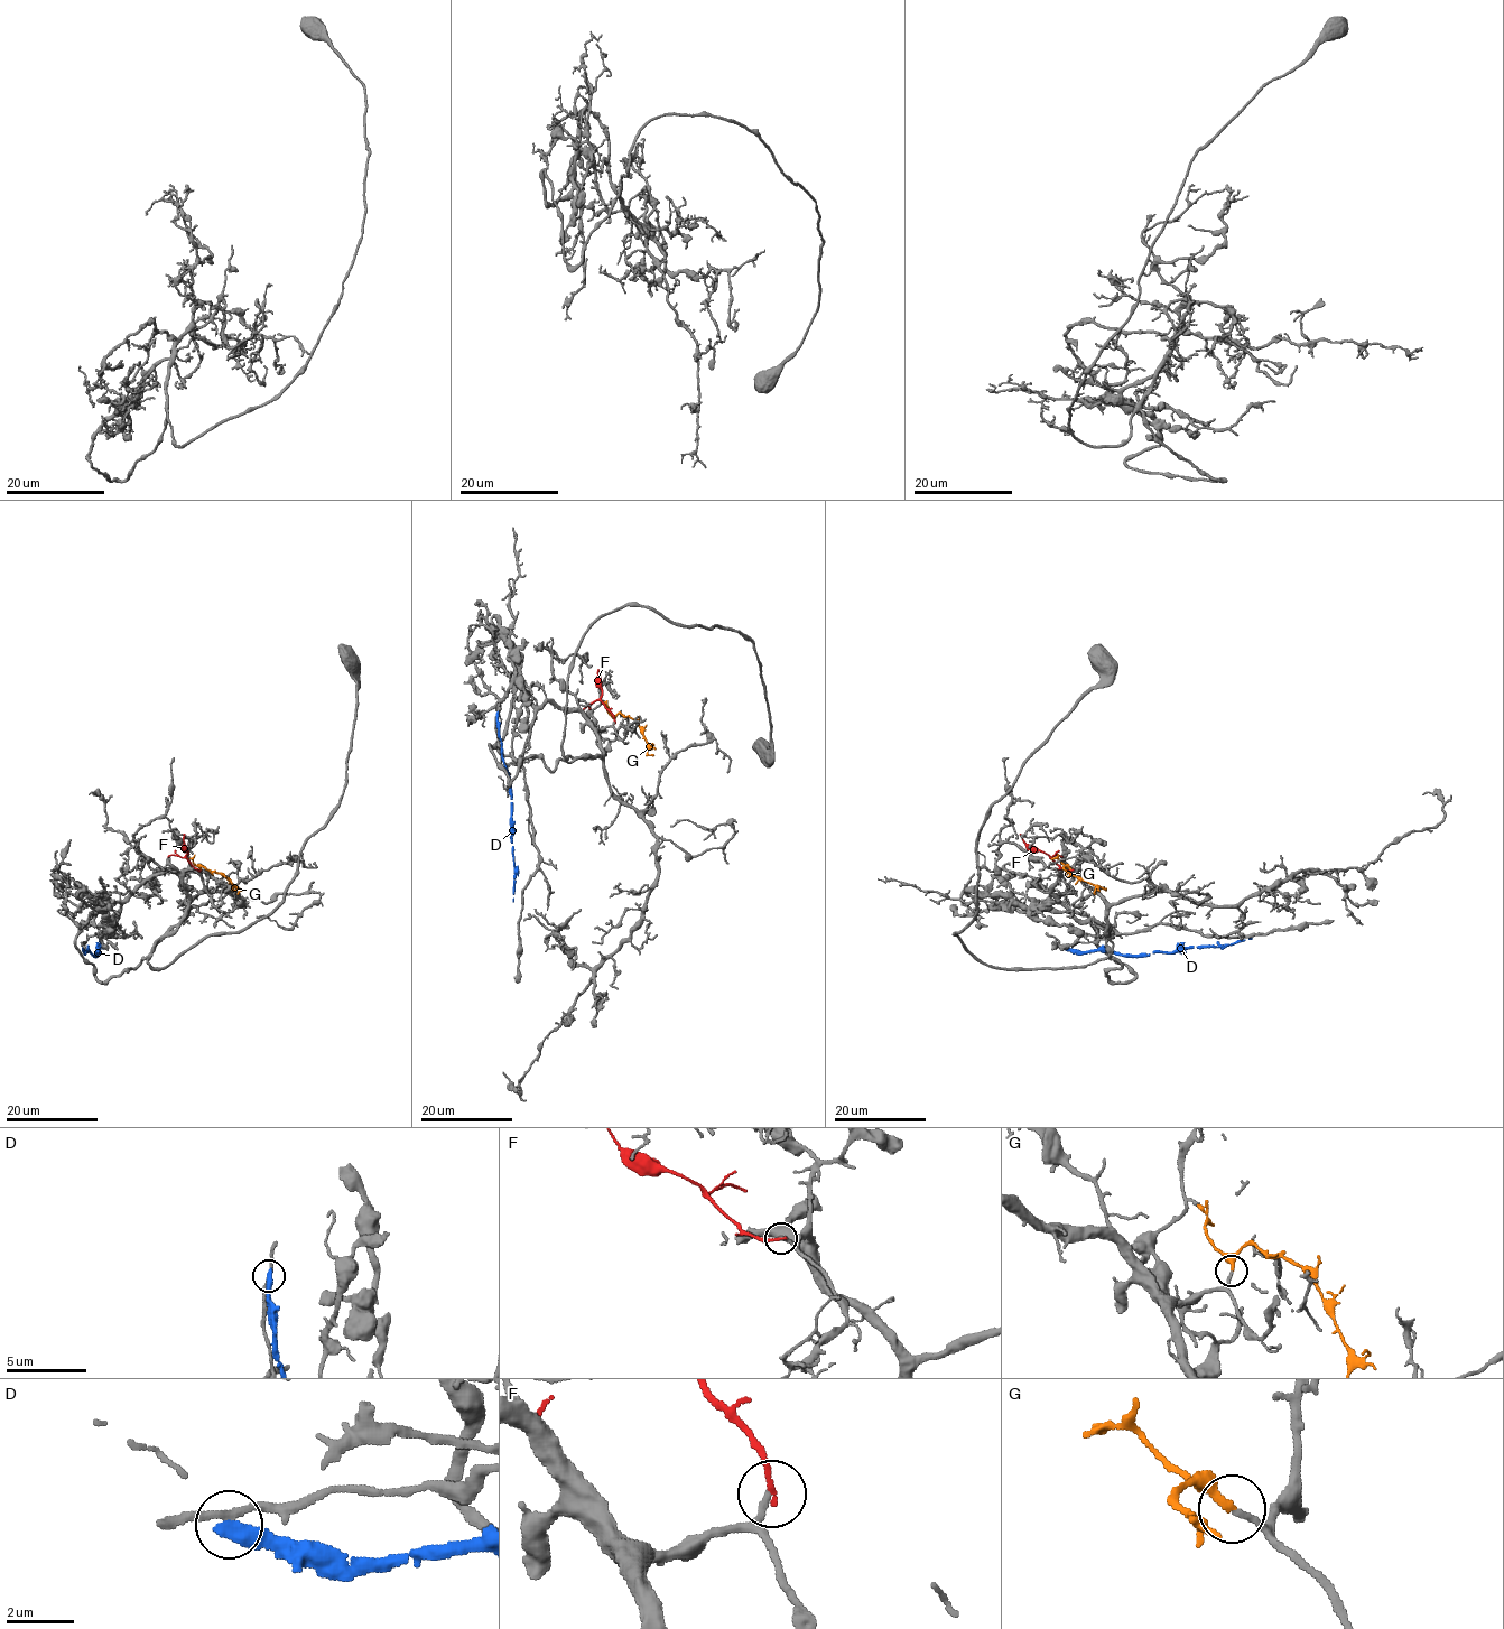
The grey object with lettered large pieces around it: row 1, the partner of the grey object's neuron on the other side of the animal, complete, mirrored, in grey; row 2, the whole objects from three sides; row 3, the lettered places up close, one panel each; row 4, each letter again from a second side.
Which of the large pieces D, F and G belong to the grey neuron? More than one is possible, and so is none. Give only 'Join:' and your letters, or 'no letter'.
Join: G

